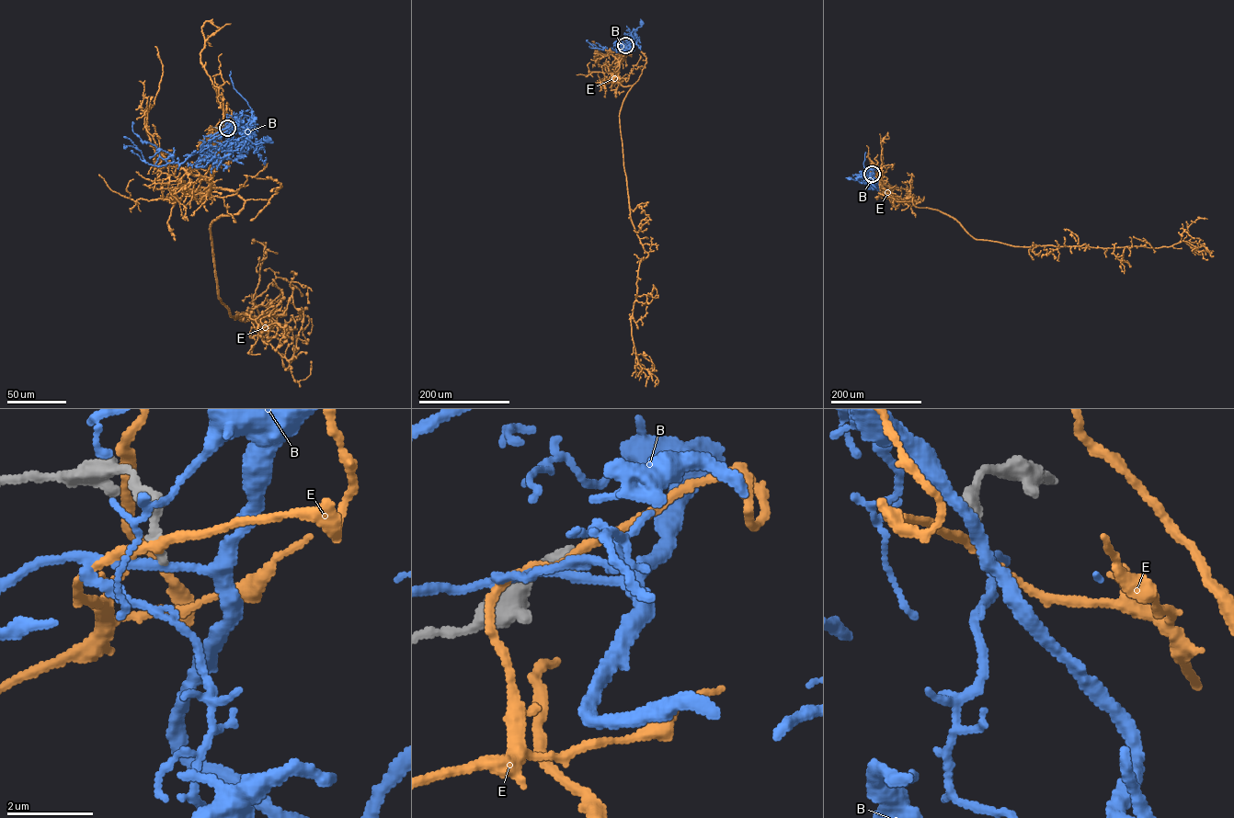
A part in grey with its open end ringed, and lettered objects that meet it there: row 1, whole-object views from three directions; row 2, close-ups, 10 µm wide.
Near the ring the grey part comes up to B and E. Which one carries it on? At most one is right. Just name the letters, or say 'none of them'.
none of them

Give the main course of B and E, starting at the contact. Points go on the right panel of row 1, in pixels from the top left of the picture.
B: (872, 174), (873, 180), (864, 176), (854, 180), (849, 178)
E: (872, 174), (892, 196), (913, 197), (916, 207), (949, 215), (976, 239), (1104, 248), (1183, 241), (1213, 255)

